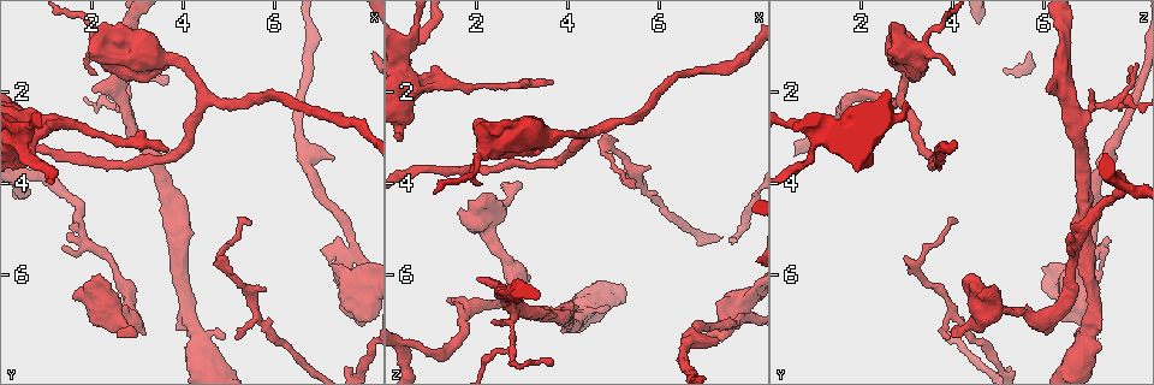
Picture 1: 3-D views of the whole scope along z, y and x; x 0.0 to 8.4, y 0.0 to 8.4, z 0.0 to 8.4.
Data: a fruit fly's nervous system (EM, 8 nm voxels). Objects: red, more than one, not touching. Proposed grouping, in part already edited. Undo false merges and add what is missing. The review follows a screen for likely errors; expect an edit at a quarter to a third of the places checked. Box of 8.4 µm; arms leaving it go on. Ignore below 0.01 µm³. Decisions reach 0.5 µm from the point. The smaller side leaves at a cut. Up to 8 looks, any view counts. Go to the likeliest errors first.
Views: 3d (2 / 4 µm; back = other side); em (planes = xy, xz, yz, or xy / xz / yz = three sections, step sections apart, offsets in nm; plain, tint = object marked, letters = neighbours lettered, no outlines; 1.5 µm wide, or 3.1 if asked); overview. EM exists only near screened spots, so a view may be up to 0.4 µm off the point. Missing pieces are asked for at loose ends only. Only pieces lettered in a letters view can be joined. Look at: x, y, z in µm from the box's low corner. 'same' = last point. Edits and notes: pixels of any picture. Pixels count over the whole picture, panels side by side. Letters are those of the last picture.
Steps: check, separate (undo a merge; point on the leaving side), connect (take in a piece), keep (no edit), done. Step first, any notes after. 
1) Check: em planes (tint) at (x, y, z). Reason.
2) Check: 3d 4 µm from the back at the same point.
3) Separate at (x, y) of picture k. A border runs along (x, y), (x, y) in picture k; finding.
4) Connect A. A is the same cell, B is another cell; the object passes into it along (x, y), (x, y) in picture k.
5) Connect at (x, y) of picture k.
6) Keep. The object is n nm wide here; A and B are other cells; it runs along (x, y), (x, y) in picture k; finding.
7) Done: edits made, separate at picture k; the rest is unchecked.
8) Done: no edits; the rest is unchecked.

Check: 3d 4 µm from the back at (7.30, 3.45, 7.45). Branch stops here.

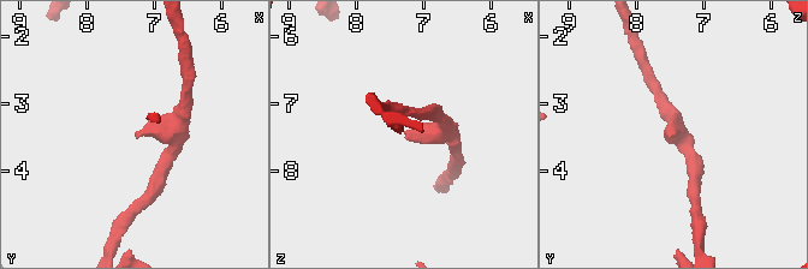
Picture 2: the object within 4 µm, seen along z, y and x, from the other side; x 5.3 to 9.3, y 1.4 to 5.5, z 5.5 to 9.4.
Check: em yz step 8 (letters) at (7.30, 3.50, 7.45).

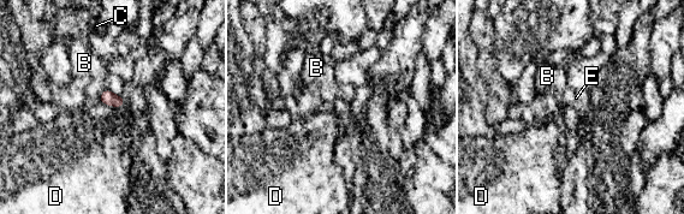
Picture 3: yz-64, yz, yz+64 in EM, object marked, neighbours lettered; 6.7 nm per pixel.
Check: em planes (letters) at the same point. Cut it another way.

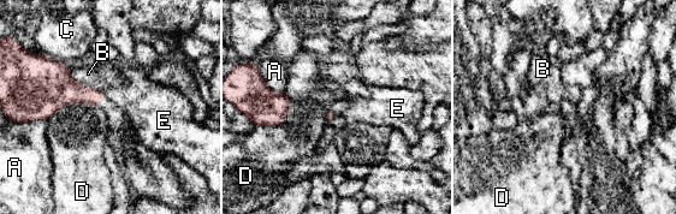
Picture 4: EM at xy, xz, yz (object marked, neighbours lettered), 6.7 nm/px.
Keep. A, B, C, D and E are other cells; a border runs along (284, 91), (285, 119), (255, 126) in picture 4; no lettered piece goes on from it.

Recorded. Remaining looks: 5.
Check: em xz step 8 (letters) at (2.00, 0.55, 3.60).

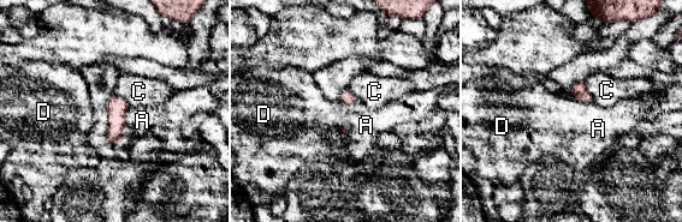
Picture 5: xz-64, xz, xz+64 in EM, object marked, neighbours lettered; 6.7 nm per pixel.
Keep. A, C and D are other cells; a border runs along (582, 82), (594, 101) in picture 5; continuous, no second cell.

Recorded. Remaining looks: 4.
Check: em planes (tint) at (2.80, 2.30, 7.45). A fork.

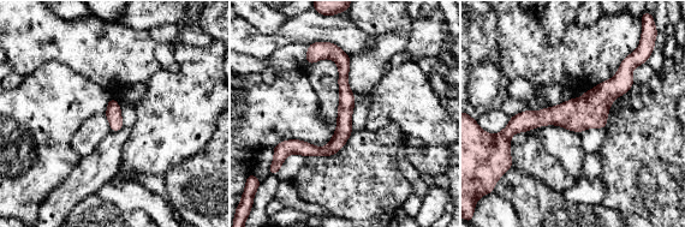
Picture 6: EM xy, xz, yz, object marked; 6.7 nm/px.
Check: em planes (letters) at the same point.

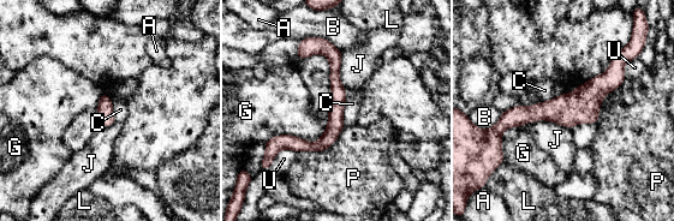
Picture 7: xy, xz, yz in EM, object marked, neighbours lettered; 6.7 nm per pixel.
Keep. The longest contact is with G, 420 nm; A, B, C, G, J, L, P and U are other cells; it runs along (620, 63), (578, 107), (497, 129) in picture 7; continuous, no second cell.

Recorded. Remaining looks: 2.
Done: no edits; the rest is unchecked.

